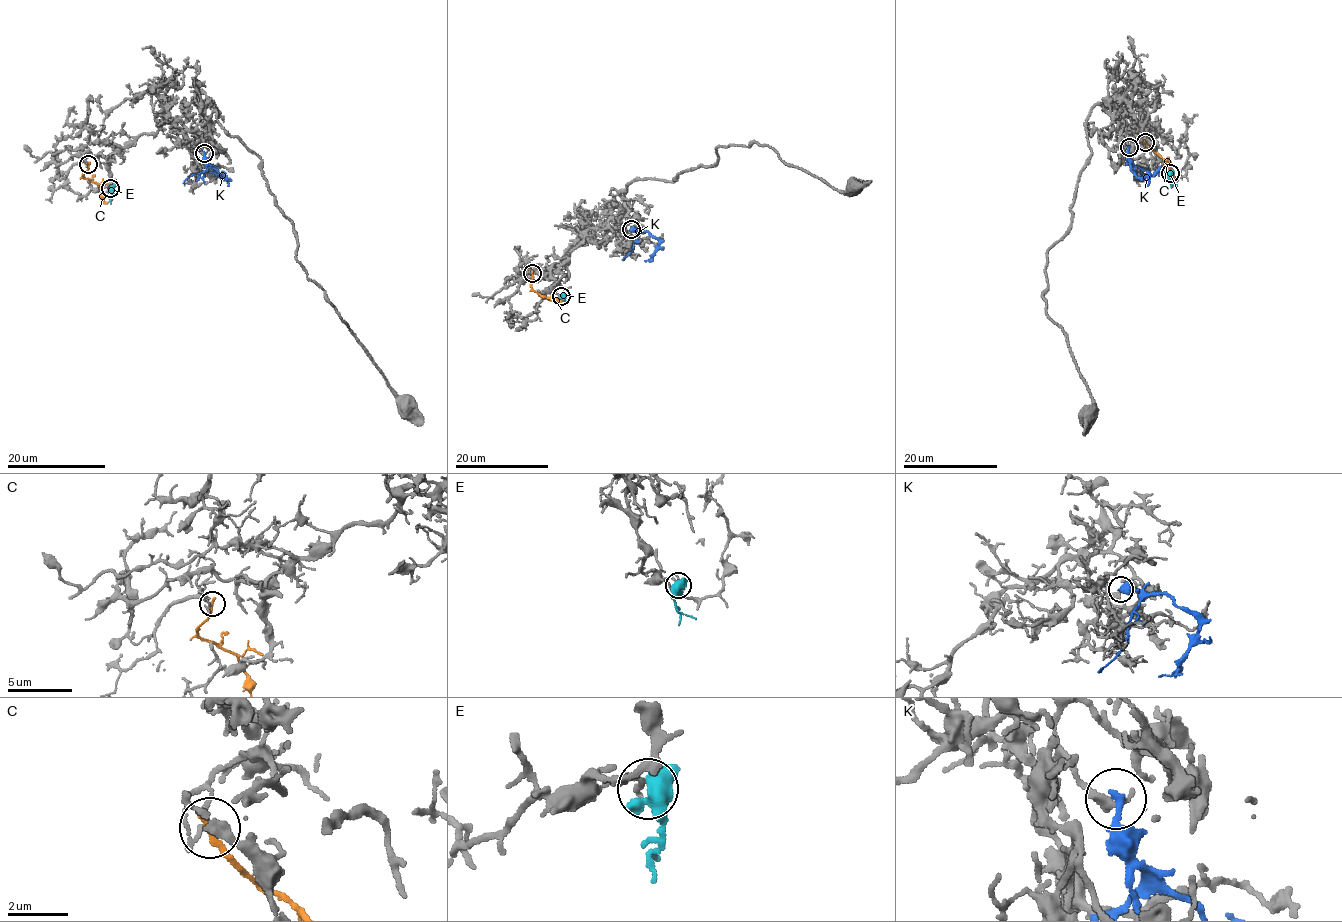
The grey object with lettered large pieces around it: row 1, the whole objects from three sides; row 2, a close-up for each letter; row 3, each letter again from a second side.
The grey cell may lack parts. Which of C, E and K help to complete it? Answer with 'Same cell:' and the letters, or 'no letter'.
Same cell: no letter

